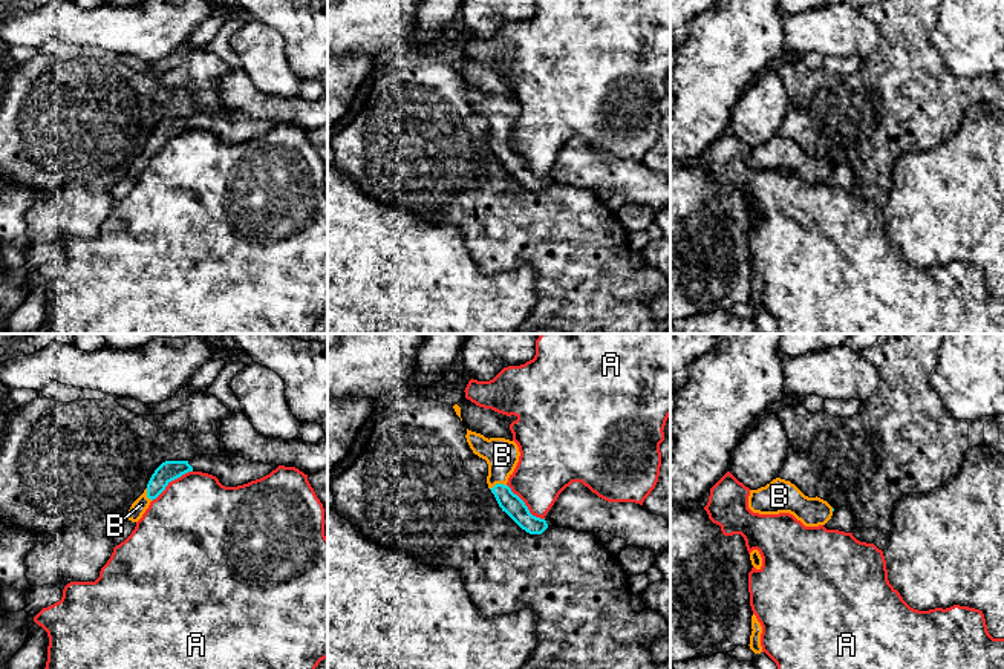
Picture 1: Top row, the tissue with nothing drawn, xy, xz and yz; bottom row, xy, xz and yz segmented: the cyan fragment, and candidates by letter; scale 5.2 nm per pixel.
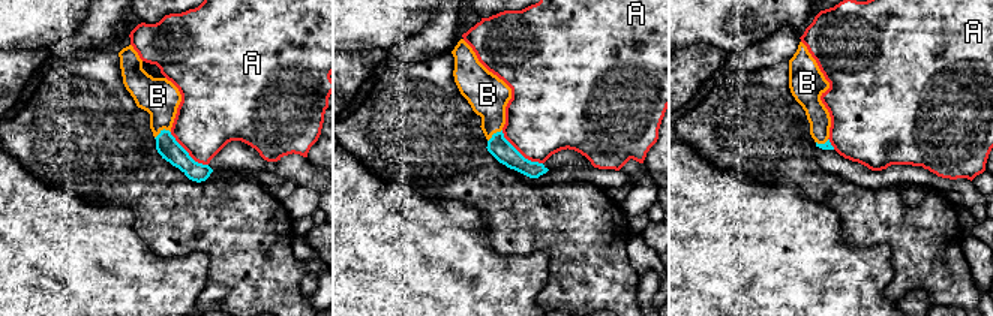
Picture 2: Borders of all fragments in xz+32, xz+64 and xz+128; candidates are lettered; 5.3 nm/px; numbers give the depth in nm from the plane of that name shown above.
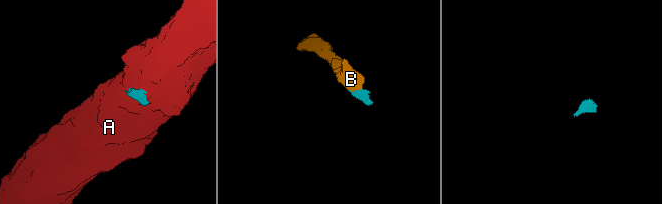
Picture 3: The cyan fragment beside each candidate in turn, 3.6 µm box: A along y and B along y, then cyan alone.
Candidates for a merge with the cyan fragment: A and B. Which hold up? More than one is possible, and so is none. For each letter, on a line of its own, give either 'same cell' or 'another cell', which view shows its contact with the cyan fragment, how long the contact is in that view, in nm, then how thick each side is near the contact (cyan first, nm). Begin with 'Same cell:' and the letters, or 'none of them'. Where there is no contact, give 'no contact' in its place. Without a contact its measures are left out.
Same cell: B
A: another cell; meets cyan in xy; contact 280 nm long; 110 nm thick on the cyan side, 460 nm on the other
B: same cell; meets cyan in xz; contact 90 nm long; 110 nm thick on the cyan side, 180 nm on the other

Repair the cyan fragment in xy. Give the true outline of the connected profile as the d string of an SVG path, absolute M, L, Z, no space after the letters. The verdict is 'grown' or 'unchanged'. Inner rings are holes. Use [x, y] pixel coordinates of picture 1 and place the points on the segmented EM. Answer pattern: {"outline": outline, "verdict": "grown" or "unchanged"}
{"outline": "M188 461L162 462L152 475L144 493L132 504L126 517L132 522L138 522L148 508L150 502L156 499L171 481L188 472L193 472Z", "verdict": "grown"}

